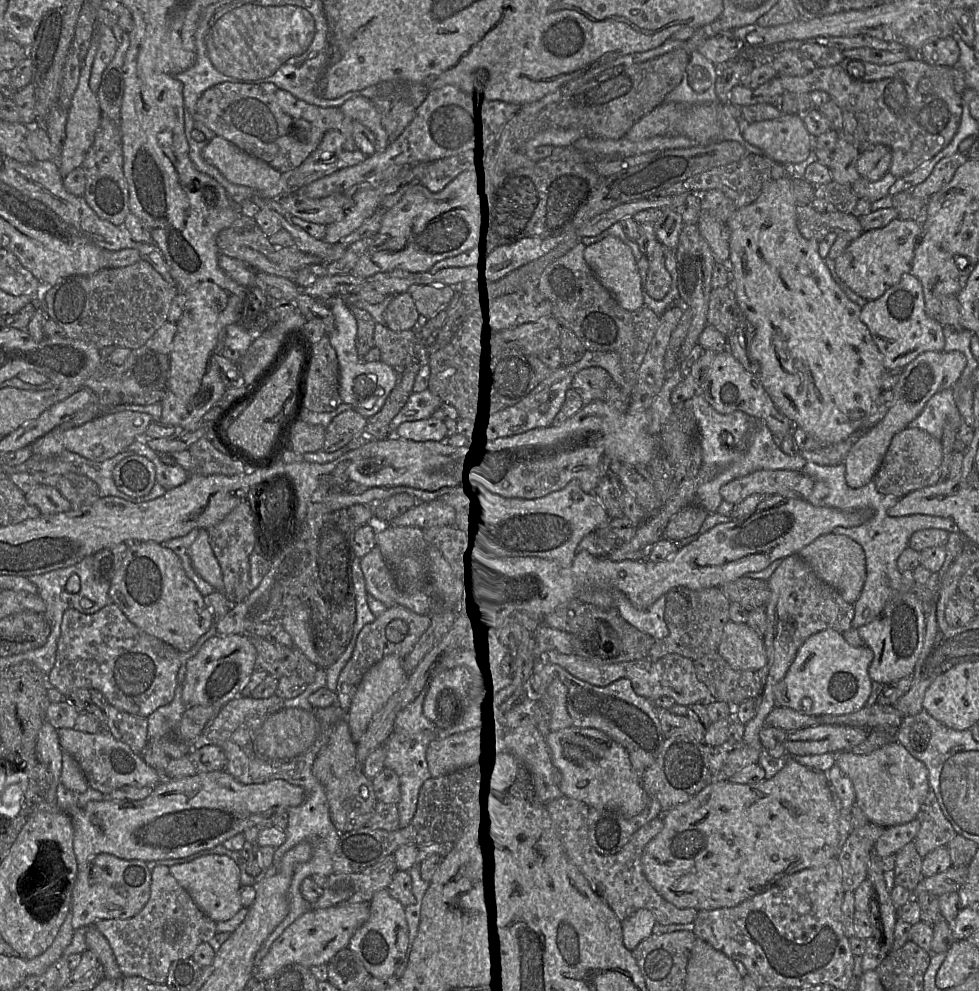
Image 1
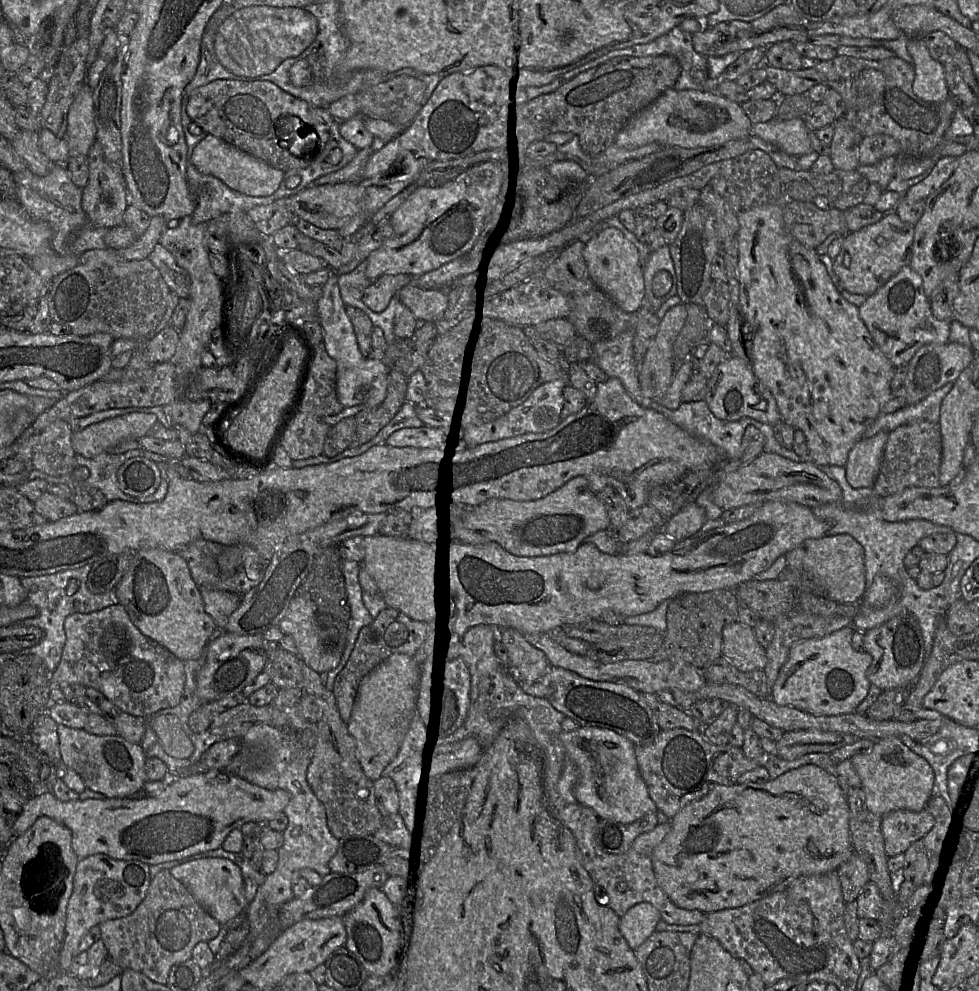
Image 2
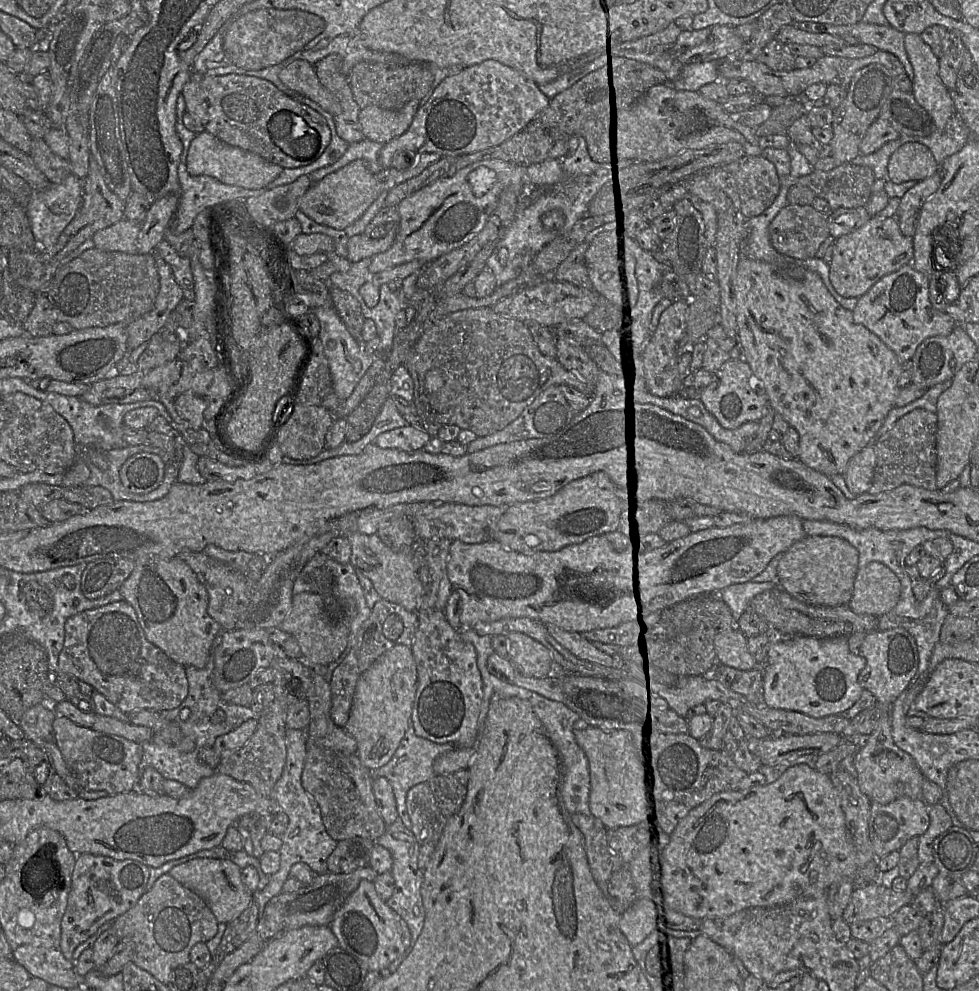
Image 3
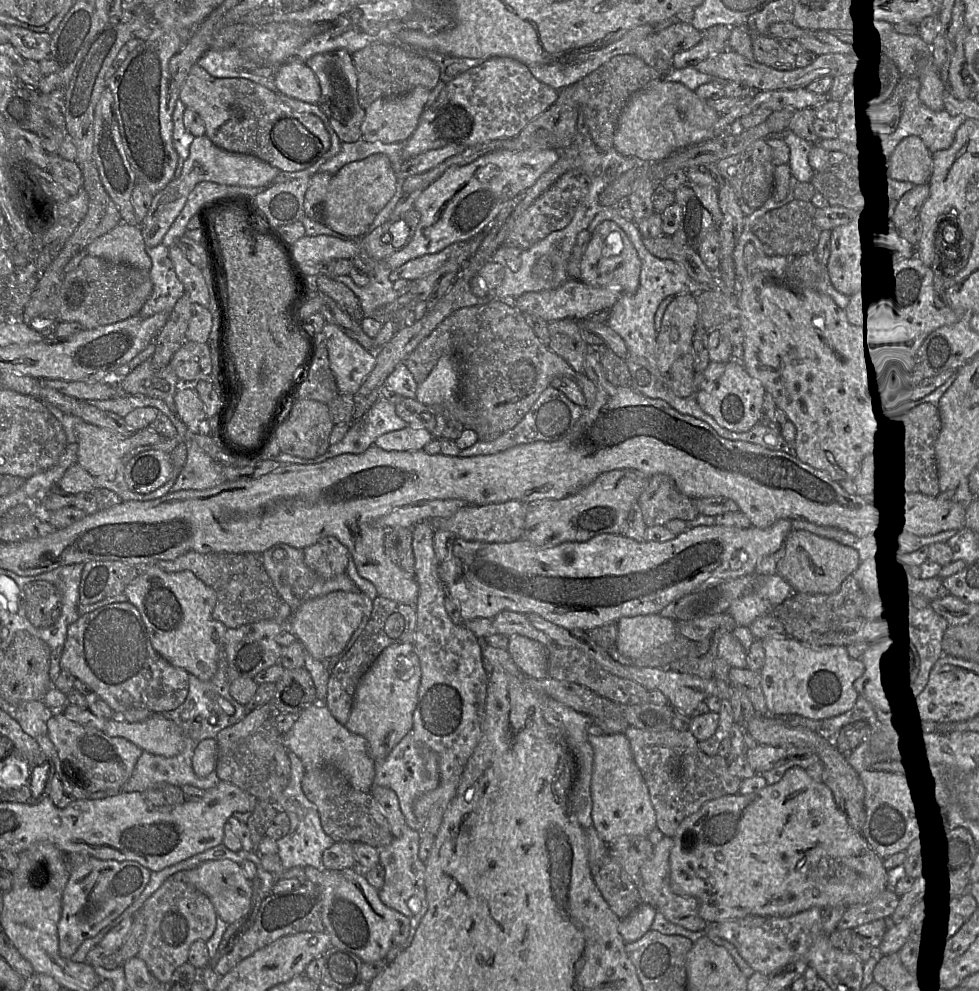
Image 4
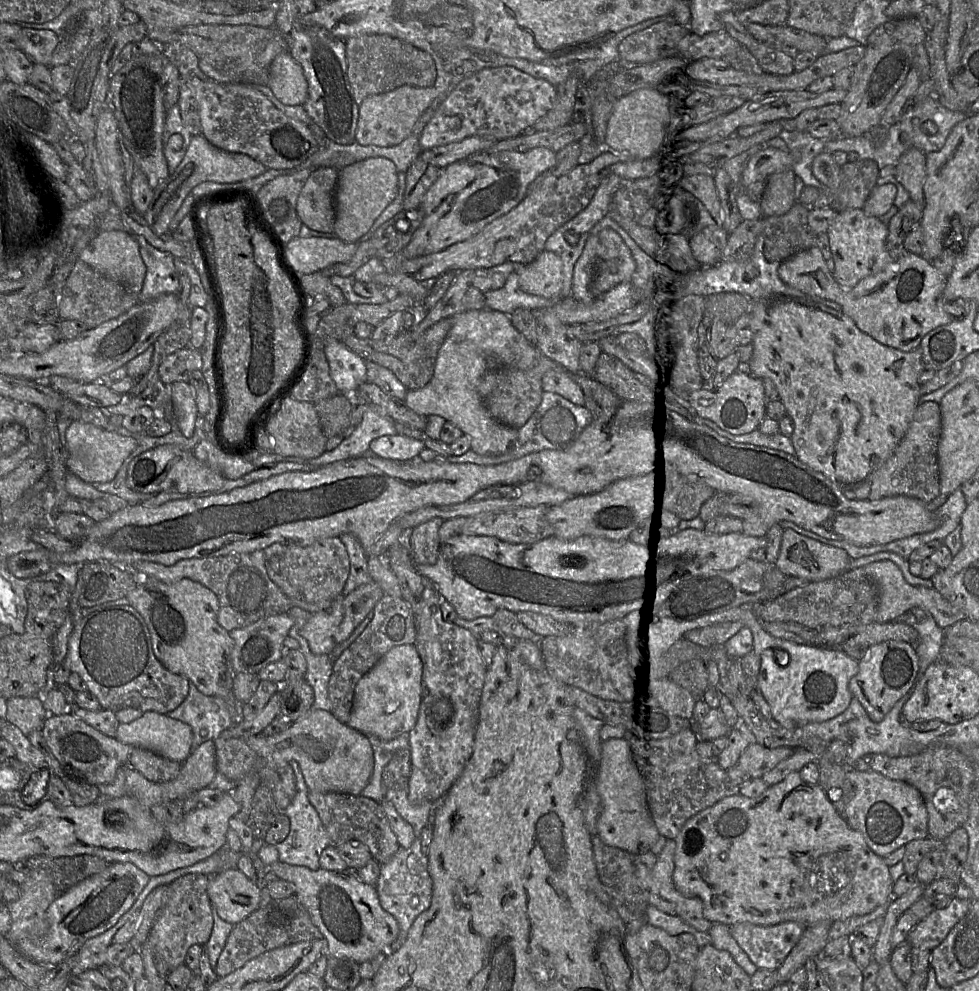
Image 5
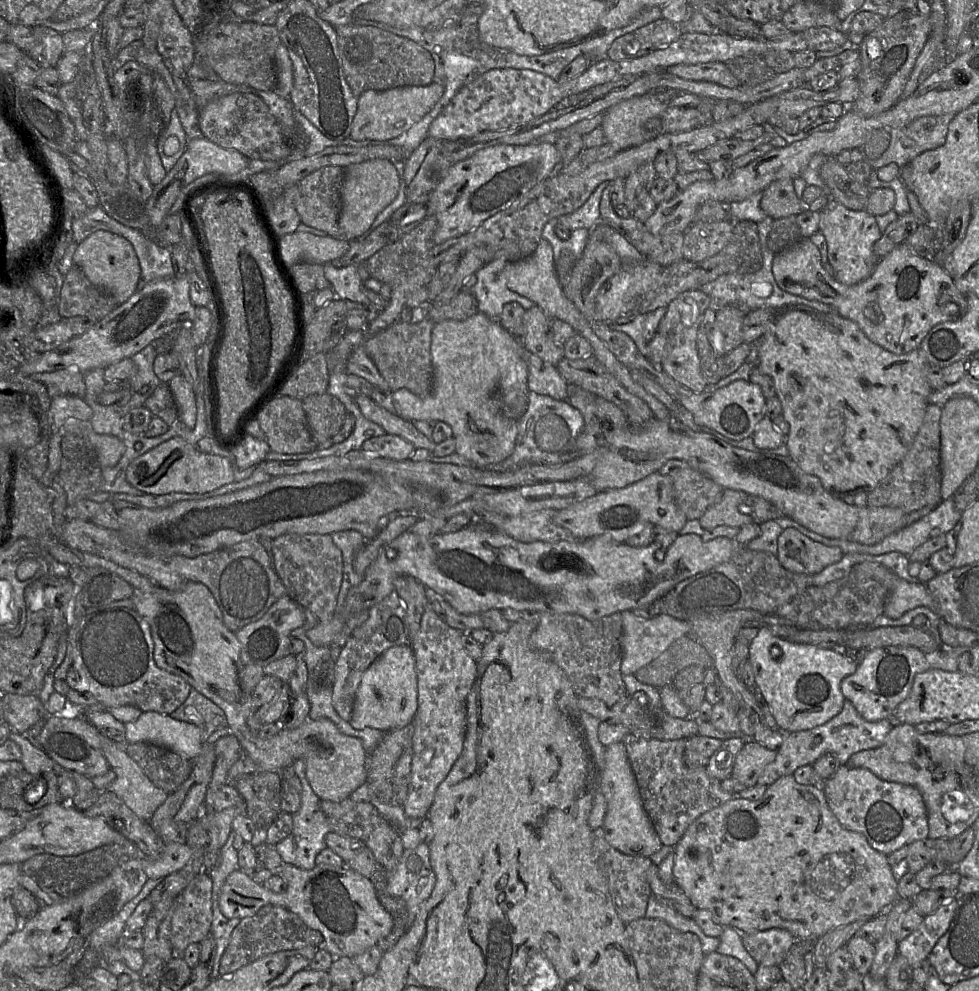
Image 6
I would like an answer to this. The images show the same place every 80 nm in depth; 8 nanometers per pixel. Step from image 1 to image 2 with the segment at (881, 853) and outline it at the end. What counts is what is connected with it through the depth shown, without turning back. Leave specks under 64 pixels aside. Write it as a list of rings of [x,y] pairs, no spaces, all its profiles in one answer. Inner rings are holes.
[[[925,809],[914,812],[896,810],[881,817],[880,830],[887,857],[904,854],[906,849],[921,839],[933,826],[934,817]]]

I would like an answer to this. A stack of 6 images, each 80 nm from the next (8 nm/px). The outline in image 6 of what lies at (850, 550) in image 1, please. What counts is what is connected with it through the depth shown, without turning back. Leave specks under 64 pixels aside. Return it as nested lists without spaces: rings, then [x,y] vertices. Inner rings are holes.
[[[794,528],[783,529],[777,543],[779,563],[793,573],[816,575],[844,555],[839,547],[814,541]]]

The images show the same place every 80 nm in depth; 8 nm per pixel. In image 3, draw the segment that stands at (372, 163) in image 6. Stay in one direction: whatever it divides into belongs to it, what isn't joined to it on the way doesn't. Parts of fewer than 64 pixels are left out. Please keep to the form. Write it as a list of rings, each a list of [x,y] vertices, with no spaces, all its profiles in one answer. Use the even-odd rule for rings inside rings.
[[[355,160],[314,183],[299,199],[299,211],[316,223],[345,230],[359,219],[383,193],[383,183],[363,160]]]

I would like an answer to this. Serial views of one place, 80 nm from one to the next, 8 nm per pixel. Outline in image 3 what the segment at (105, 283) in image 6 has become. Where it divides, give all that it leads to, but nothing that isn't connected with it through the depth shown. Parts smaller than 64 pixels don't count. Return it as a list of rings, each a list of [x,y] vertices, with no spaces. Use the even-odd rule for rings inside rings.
[[[122,219],[93,235],[94,248],[103,251],[138,254],[137,239],[141,227],[141,224],[135,224],[127,219]]]

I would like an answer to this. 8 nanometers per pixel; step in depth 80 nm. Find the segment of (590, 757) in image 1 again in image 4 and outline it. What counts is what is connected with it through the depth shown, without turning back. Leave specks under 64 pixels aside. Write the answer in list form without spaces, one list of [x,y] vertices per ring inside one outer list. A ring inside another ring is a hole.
[[[624,733],[588,735],[593,749],[591,818],[599,837],[607,844],[622,836],[648,836],[656,827],[656,814],[649,790],[634,761]]]

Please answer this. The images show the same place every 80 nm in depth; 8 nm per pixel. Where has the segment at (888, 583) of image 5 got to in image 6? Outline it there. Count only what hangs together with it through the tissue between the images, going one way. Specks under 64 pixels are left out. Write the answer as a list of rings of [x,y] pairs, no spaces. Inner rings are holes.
[[[897,576],[897,581],[894,581],[894,586],[887,598],[883,615],[897,619],[919,606],[925,606],[932,611],[937,609],[937,604],[925,584],[908,582]]]

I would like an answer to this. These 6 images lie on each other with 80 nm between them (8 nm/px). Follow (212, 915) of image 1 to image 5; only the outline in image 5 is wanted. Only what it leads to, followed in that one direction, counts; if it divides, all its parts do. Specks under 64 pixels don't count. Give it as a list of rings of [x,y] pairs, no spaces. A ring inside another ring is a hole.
[[[237,868],[210,876],[207,893],[219,916],[234,926],[260,907],[260,888]]]

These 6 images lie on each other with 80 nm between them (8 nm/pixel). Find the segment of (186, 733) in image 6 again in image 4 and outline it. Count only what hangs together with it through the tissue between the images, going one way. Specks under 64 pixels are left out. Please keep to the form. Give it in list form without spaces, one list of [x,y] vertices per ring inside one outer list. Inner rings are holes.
[[[153,713],[146,720],[135,723],[115,716],[107,719],[103,732],[123,737],[143,751],[165,757],[176,756],[184,748],[182,729],[161,713]]]

